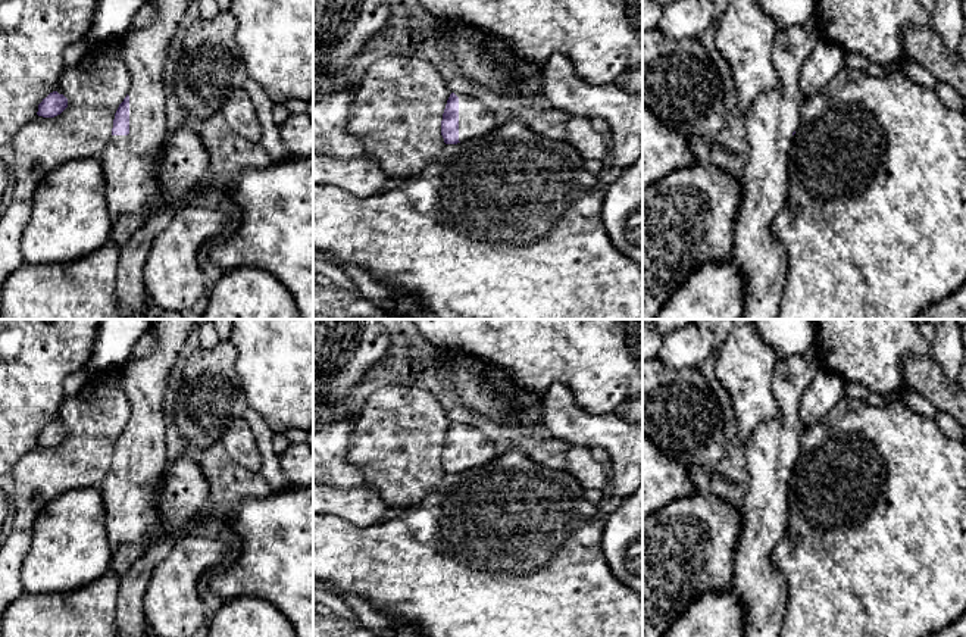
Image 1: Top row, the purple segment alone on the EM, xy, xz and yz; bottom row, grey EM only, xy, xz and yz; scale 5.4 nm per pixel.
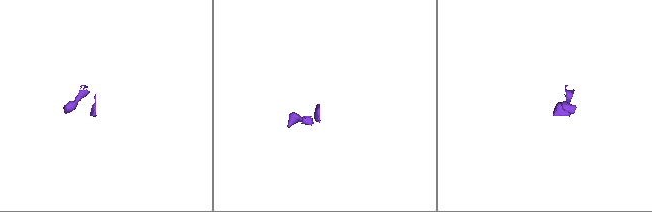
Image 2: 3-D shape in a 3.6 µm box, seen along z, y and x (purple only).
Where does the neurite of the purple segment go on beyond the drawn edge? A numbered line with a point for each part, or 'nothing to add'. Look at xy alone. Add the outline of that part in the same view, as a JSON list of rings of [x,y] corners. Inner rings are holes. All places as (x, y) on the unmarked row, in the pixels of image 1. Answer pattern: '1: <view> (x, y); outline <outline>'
1: xy (130, 492); outline [[[159,319],[153,327],[156,344],[141,359],[124,365],[121,388],[131,405],[129,425],[129,463],[112,465],[100,487],[104,510],[109,546],[115,553],[124,544],[138,544],[143,555],[124,572],[116,603],[118,637],[150,637],[143,611],[143,600],[154,566],[172,550],[175,540],[159,533],[160,518],[156,510],[156,499],[163,481],[163,472],[169,460],[166,455],[166,384],[171,369],[181,353],[188,332],[201,319]]]

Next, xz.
1: xz (475, 449); outline [[[456,422],[459,427],[459,471],[468,471],[491,462],[498,449],[479,428]]]

